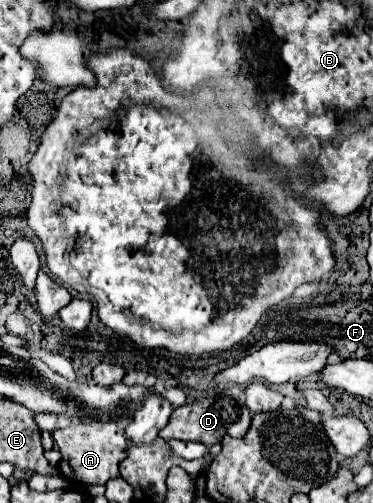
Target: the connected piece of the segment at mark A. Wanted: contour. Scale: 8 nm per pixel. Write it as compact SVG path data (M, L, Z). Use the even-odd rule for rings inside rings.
M80 422L68 428L54 430L52 438L62 454L58 470L66 480L92 486L92 484L106 484L108 480L120 476L118 464L126 458L128 442L124 438L124 430L116 422L106 422L106 424Z

